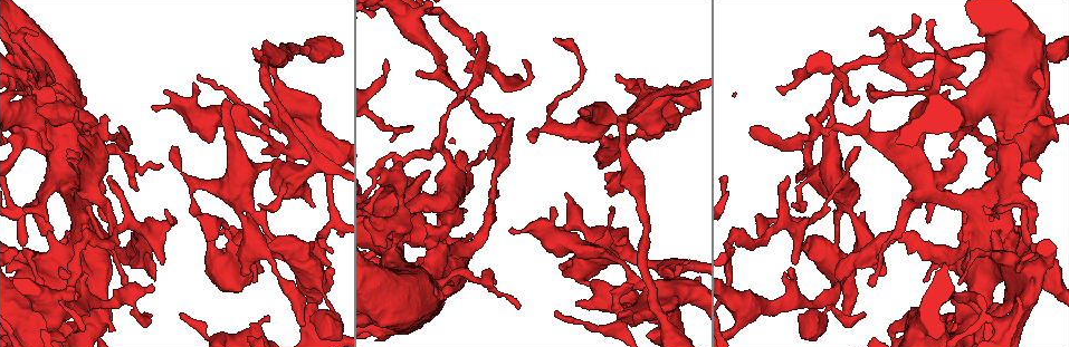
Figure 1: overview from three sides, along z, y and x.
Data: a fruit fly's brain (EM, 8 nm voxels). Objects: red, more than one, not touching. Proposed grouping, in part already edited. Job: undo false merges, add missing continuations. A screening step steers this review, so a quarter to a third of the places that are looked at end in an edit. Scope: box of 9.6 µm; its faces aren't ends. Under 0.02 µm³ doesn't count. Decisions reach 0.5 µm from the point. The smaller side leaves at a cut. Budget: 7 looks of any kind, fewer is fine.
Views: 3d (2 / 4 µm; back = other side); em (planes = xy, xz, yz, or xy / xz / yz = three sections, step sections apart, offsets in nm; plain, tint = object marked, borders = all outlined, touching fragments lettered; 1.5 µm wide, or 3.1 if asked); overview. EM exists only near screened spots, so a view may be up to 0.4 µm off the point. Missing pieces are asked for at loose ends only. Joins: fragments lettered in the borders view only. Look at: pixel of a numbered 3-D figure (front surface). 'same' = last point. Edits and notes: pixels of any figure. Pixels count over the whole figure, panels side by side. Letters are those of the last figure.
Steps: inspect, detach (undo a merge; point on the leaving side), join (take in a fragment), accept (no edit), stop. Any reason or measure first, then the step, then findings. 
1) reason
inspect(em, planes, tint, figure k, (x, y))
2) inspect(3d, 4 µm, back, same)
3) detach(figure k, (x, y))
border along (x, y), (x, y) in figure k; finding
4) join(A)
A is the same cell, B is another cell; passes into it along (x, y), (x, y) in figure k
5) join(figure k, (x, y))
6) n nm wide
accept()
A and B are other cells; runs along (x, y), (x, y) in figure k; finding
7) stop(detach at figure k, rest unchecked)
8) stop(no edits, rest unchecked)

thick end
inspect(em, yz, step 8, tint, figure 1, (313, 307))

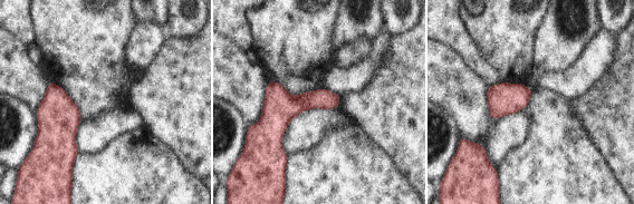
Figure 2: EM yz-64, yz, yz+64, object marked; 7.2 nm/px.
inspect(em, planes, borders, same)

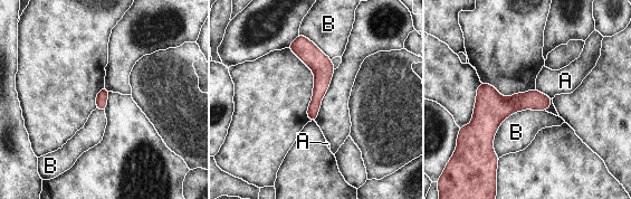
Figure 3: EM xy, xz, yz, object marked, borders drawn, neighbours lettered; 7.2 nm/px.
B touches over 500 nm
accept()
A and B are other cells; border along (545, 110), (499, 125), (498, 159) in figure 3; no lettered fragment goes on from it

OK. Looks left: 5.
end of a long branch
inspect(em, planes, borders, figure 1, (630, 284))

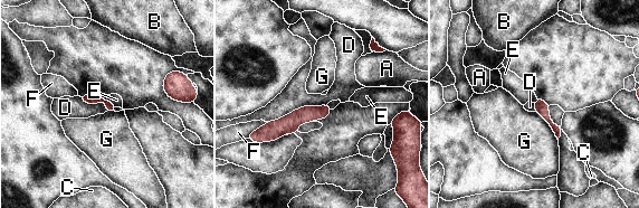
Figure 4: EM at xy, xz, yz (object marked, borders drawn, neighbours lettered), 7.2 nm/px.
accept()
A, B, C, D, E, F and G are other cells; border along (326, 104), (301, 106), (267, 122) in figure 4; none of them fits

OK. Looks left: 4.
branch stops here
inspect(em, planes, borders, figure 1, (580, 110))

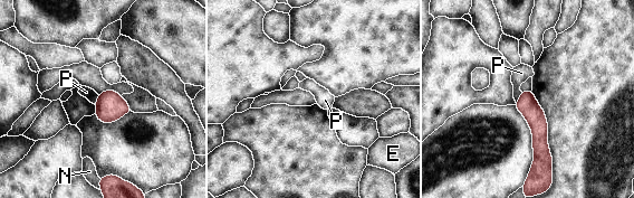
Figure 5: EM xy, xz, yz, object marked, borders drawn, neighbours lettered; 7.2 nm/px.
accept()
E, N and P are other cells; runs along (524, 94), (539, 126), (532, 178) in figure 5; no lettered fragment goes on from it

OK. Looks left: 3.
stop(no edits, rest unchecked)

